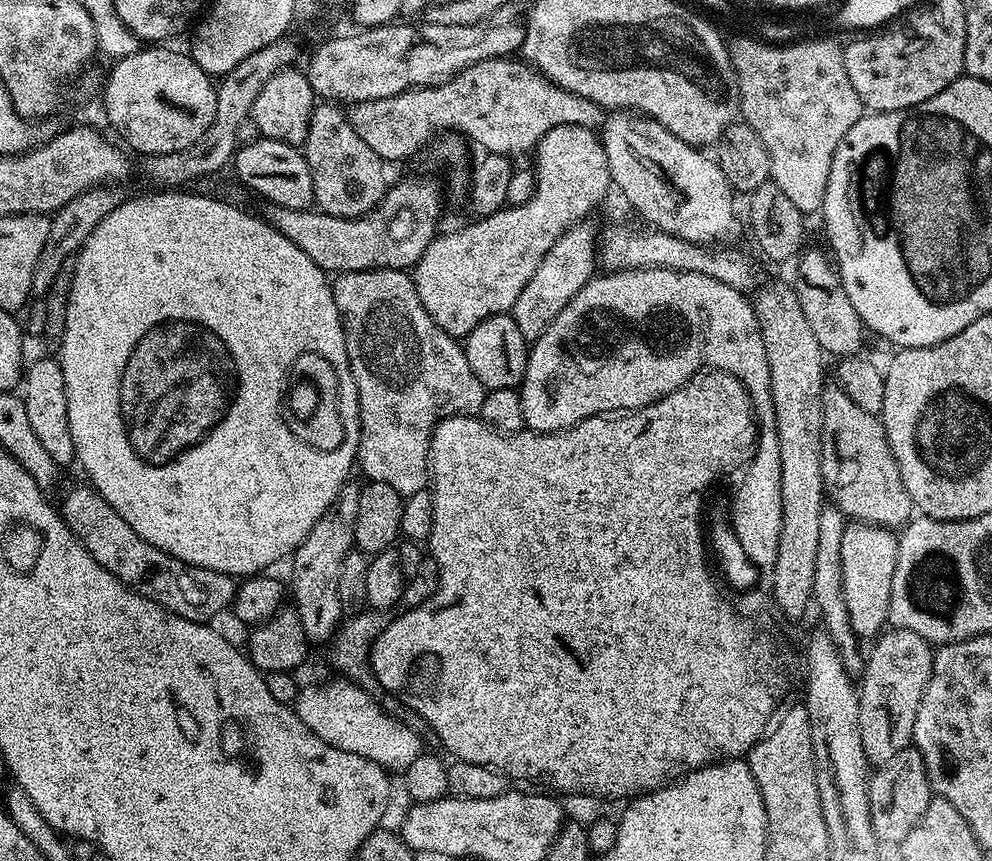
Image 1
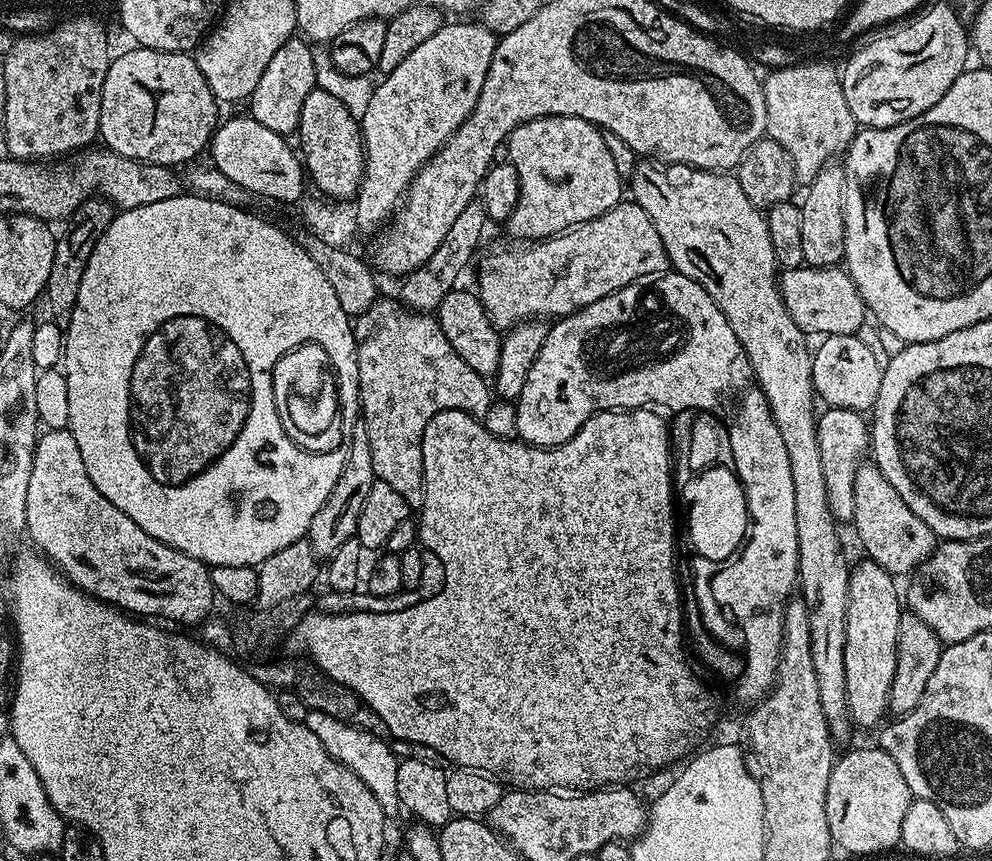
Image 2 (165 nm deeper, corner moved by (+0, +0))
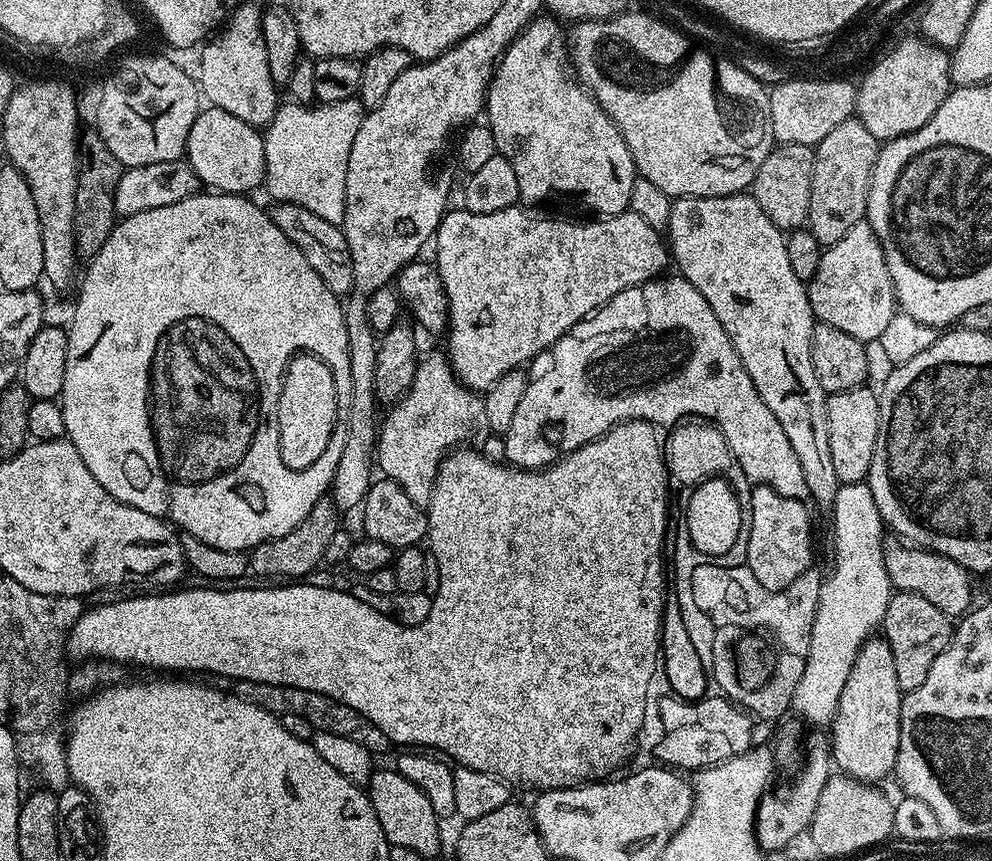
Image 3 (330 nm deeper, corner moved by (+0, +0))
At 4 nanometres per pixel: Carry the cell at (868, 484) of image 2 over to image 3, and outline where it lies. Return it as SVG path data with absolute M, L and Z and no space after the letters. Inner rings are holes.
M899 538L885 539L884 561L893 589L922 594L926 602L938 606L938 610L942 610L942 614L950 618L959 618L973 607L973 577L962 566L958 566L958 562L937 552L927 552L926 549L915 547Z

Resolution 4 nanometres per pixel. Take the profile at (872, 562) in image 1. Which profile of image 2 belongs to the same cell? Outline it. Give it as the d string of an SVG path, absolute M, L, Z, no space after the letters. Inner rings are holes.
M867 558L861 560L861 564L850 571L846 610L846 702L848 714L857 729L875 729L888 712L890 682L894 682L902 592L896 589L897 581L891 572L878 566L878 562Z

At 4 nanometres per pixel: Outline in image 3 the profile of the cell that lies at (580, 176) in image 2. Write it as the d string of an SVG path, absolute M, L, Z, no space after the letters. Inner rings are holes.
M544 14L531 20L522 34L508 44L488 87L486 127L493 134L497 153L514 166L520 198L525 205L565 196L585 204L592 211L589 213L597 217L617 216L629 211L630 190L634 190L638 173L618 126L614 126L595 96L580 83L572 67L566 32L560 28L563 28L561 21Z

